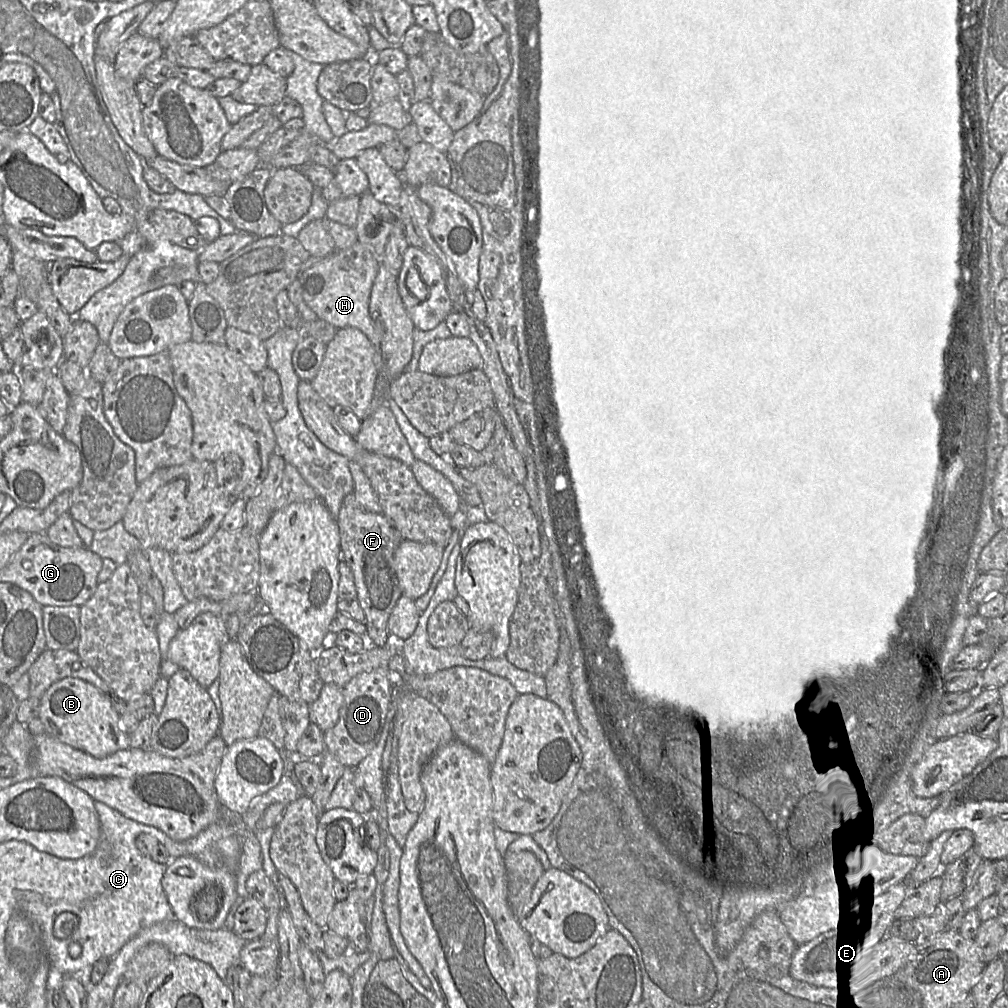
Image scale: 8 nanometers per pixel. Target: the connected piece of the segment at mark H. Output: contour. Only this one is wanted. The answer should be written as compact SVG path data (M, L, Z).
M357 241L344 250L336 250L322 262L299 271L297 280L307 306L337 329L353 327L362 331L375 347L379 347L385 334L383 324L369 312L371 290L377 276L381 258L373 250Z

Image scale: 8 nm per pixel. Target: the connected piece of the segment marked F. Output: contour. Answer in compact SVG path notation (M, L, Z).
M353 492L343 498L336 523L340 537L340 560L346 562L353 574L356 599L365 616L366 633L376 646L382 647L389 636L388 618L402 595L393 560L394 551L403 540L402 536L382 512L366 511Z

